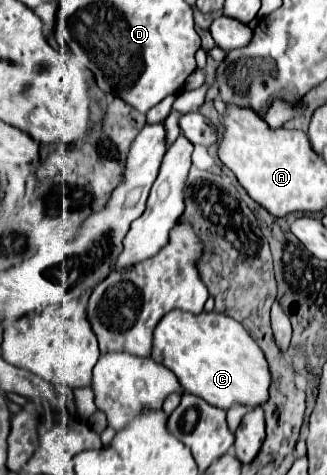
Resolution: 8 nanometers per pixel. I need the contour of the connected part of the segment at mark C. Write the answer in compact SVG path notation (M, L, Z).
M175 309L165 313L153 333L151 359L171 369L185 393L199 395L219 409L229 409L235 403L257 407L267 401L271 377L263 351L245 327L227 315L205 311L191 315Z

